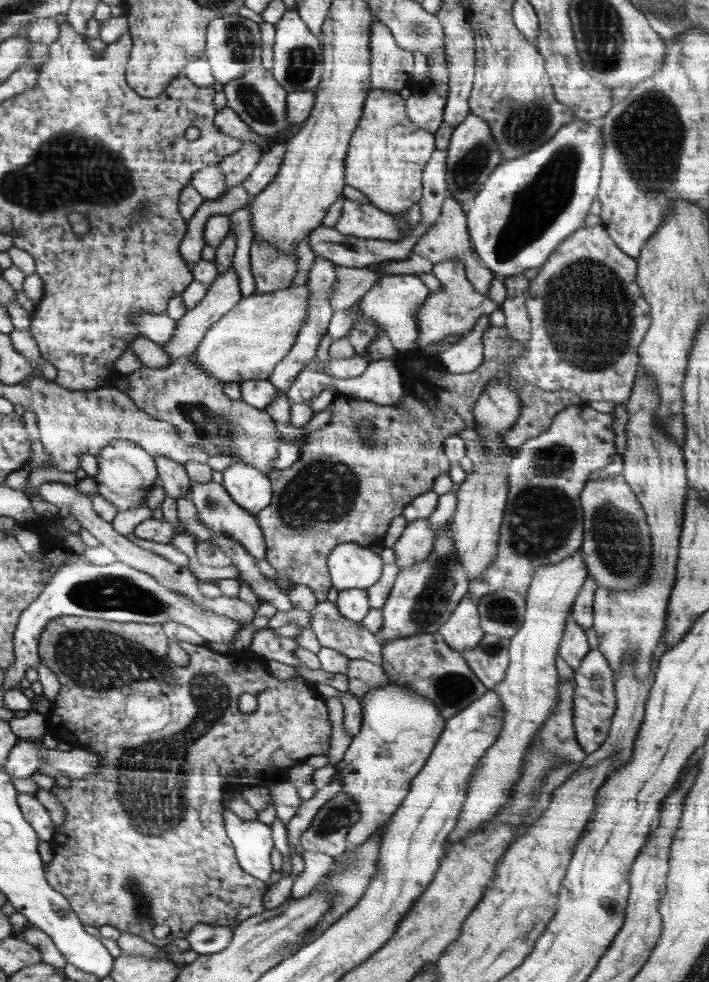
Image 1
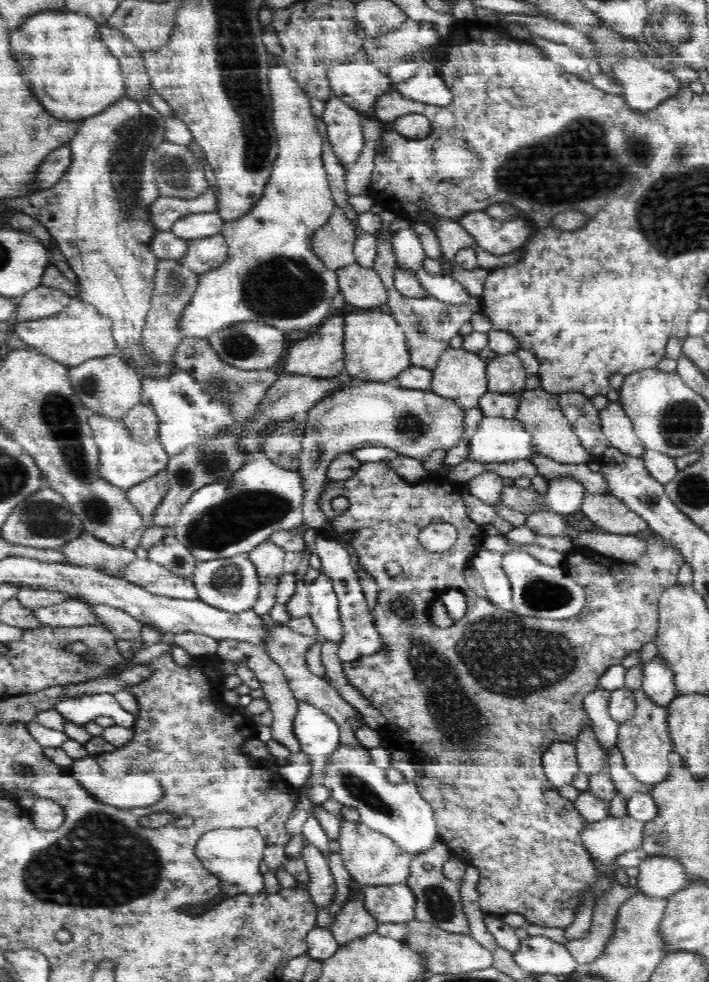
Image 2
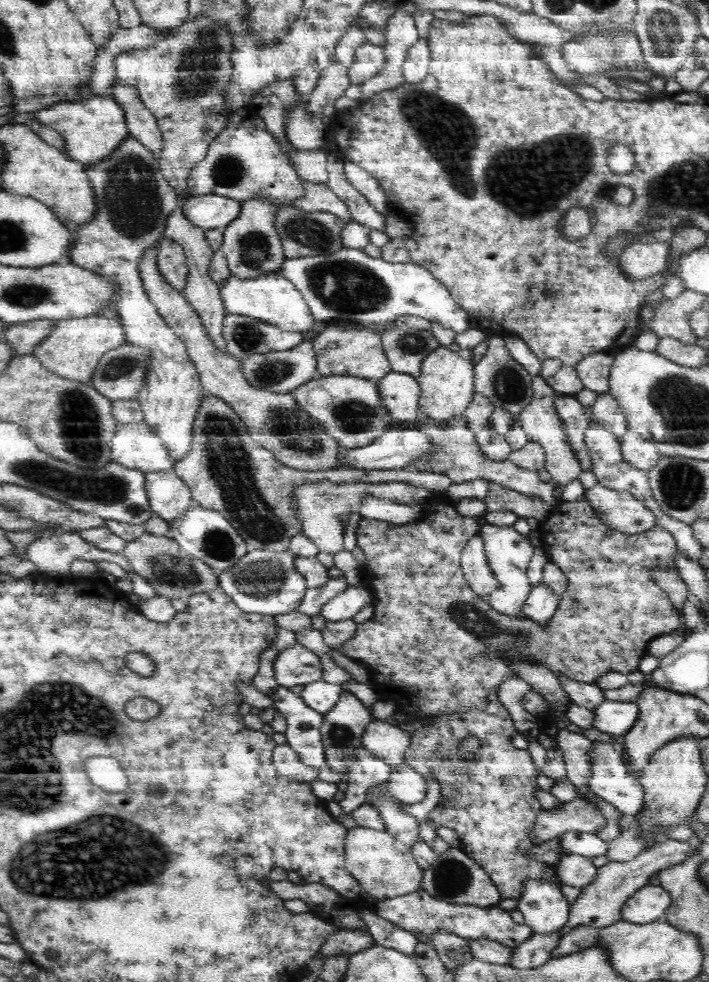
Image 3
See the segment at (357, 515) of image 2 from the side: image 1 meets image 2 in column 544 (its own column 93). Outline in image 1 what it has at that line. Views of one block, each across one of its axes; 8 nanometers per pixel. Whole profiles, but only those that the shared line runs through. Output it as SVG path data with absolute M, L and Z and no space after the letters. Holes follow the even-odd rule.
M62 615L56 616L56 618L52 618L49 620L40 635L38 652L40 662L47 666L54 675L58 678L60 682L60 691L58 691L58 697L54 699L53 708L50 716L53 716L55 720L59 721L59 725L57 727L57 737L65 740L74 745L74 748L82 748L83 750L88 750L88 752L94 752L94 754L98 754L100 756L101 764L95 772L91 772L91 775L88 779L70 779L72 783L70 787L60 788L60 786L56 783L58 782L58 778L55 780L55 784L52 787L52 794L56 795L56 798L62 803L64 807L64 812L66 812L66 819L64 819L64 823L62 825L56 826L56 834L50 840L52 844L53 850L53 858L45 864L45 875L48 877L49 884L52 885L54 889L57 889L58 892L61 892L62 896L65 896L69 899L69 903L73 907L73 911L77 913L77 916L83 921L83 924L88 926L95 926L96 928L100 928L100 926L104 926L104 924L110 924L110 926L114 926L116 930L119 930L121 933L130 932L130 934L136 934L136 936L142 936L146 942L151 942L154 946L158 946L160 948L166 946L172 940L176 940L176 938L187 938L187 933L190 932L194 926L196 926L199 922L202 924L210 924L212 926L229 926L230 928L236 928L238 924L246 919L249 919L251 916L261 914L261 912L265 911L264 905L262 904L262 896L265 895L265 892L268 889L268 882L264 882L247 872L242 870L242 867L239 865L238 859L235 855L235 848L233 847L232 841L229 839L227 835L225 824L224 824L224 800L223 796L225 792L240 792L244 788L248 786L262 786L262 787L270 787L272 785L276 785L279 782L284 782L288 780L288 772L289 770L296 766L297 764L301 764L306 762L311 757L326 757L328 755L328 751L330 751L330 736L331 736L331 728L329 722L329 711L326 707L326 699L324 699L317 690L317 686L310 681L306 681L304 678L300 676L296 676L288 681L280 681L274 678L268 670L266 670L267 660L262 658L256 653L252 653L251 650L242 650L242 651L227 651L225 654L218 653L213 651L211 648L203 645L191 644L190 642L179 641L178 644L190 655L190 662L186 666L178 666L174 664L167 657L167 648L169 644L169 639L164 634L162 630L162 624L144 624L144 623L136 623L136 622L116 622L110 620L100 620L93 618L86 618L85 616L74 616L74 615ZM242 694L252 694L258 702L258 708L255 712L250 714L244 714L238 710L238 702L239 697ZM140 698L146 698L146 700L156 700L156 702L160 702L162 706L166 706L168 708L168 712L170 712L170 722L162 728L162 730L158 730L158 732L150 732L150 734L134 734L134 732L130 732L130 726L126 726L126 724L122 724L122 718L126 716L126 714L122 714L122 712L126 712L126 710L130 710L130 704L140 704ZM160 924L166 924L168 928L170 928L169 935L166 938L156 938L152 934L152 929L154 926L160 926Z

